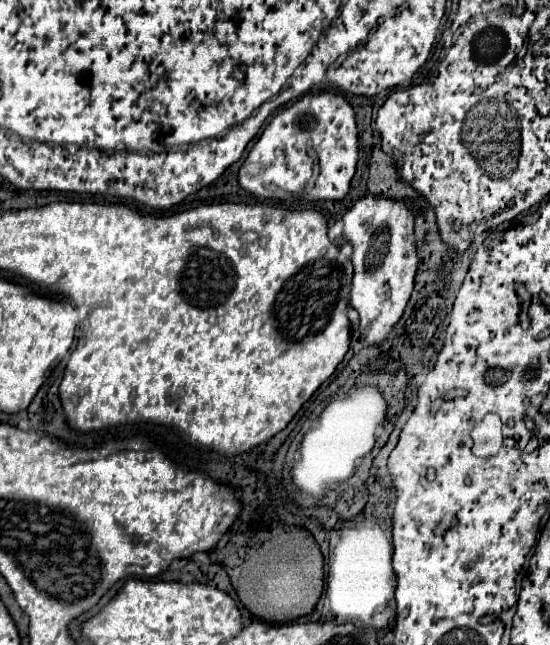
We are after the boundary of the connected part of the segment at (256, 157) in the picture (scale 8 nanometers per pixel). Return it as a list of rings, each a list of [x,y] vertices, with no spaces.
[[[336,92],[306,94],[298,102],[276,114],[272,122],[264,128],[264,132],[248,152],[248,158],[238,170],[238,184],[260,198],[292,200],[296,196],[306,196],[306,200],[340,202],[346,198],[350,190],[350,180],[356,172],[356,162],[358,162],[358,130],[352,106],[344,100],[342,94]]]

